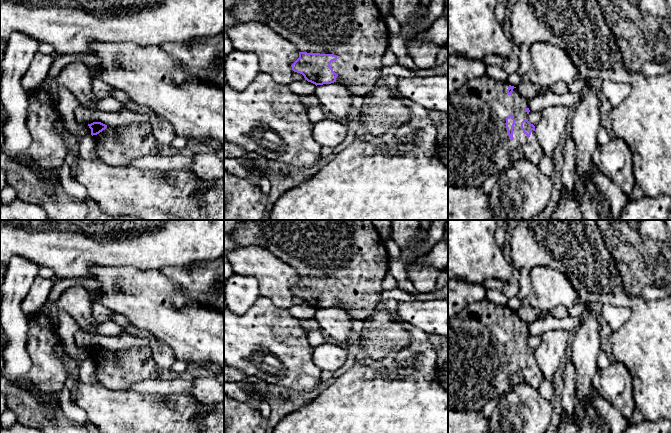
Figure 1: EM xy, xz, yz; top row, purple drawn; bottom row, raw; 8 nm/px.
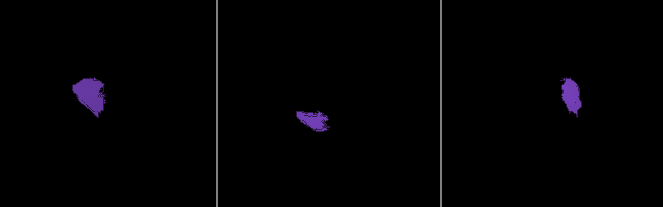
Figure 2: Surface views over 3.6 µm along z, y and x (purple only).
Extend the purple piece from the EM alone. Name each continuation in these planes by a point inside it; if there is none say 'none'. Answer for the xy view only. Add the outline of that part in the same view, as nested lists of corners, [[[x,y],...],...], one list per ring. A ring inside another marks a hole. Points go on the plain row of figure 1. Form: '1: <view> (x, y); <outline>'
1: xy (130, 366); [[[150,345],[117,351],[115,358],[109,361],[103,359],[101,356],[93,359],[93,361],[95,362],[97,377],[100,383],[113,390],[130,391],[137,383],[149,379],[159,379],[157,365]]]

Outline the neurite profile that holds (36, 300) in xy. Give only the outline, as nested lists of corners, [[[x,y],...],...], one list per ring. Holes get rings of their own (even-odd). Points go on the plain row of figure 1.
[[[36,276],[21,303],[21,308],[26,316],[37,314],[47,306],[54,283],[53,279]]]

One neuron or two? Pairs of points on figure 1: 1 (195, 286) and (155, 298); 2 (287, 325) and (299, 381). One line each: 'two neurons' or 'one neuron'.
1: two neurons
2: one neuron

